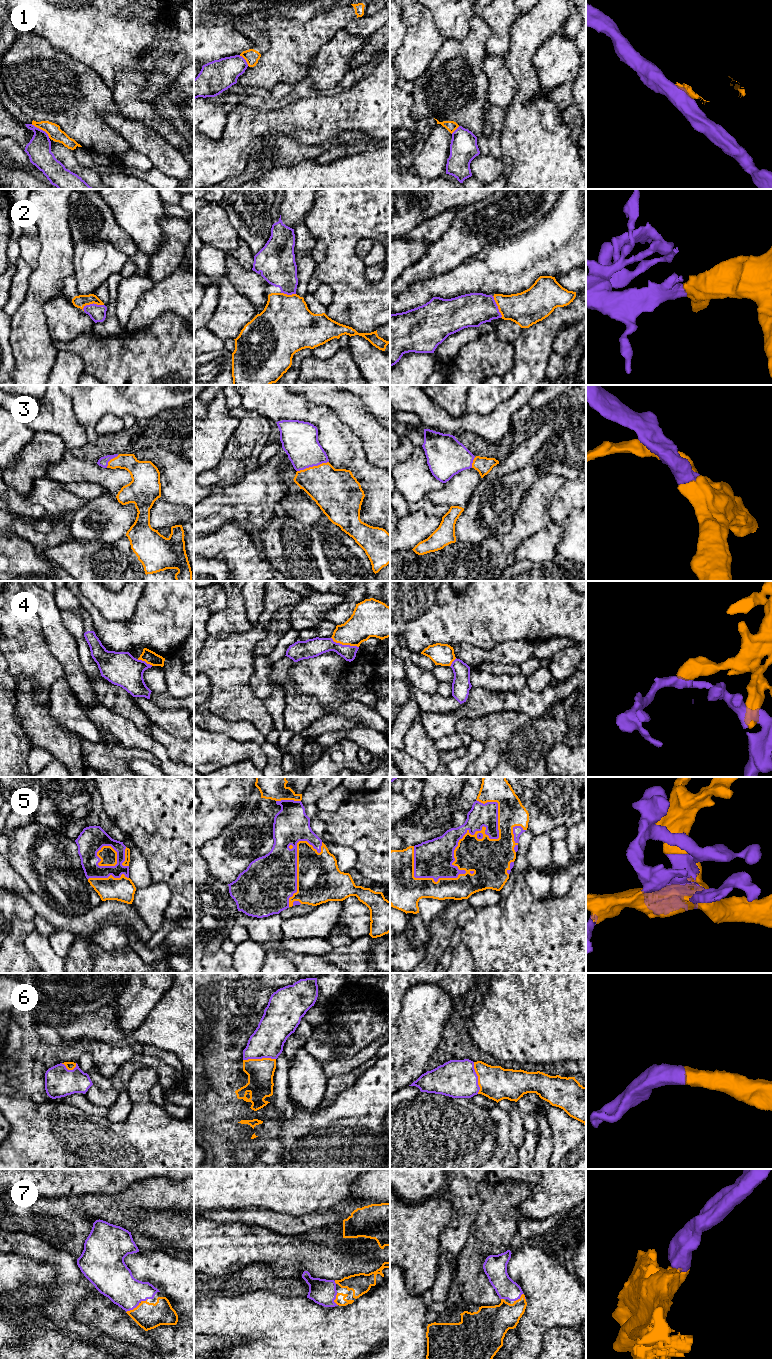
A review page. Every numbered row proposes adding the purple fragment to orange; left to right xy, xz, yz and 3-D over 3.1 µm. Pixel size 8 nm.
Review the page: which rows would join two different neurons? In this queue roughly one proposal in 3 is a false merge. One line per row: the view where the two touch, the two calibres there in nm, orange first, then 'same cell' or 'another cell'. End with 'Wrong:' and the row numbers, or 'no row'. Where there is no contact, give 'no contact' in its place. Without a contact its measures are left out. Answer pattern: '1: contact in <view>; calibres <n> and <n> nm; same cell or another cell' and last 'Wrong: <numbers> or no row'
1: contact in xy; calibres 120 and 190 nm; another cell
2: contact in xy; calibres 100 and 140 nm; same cell
3: contact in xz; calibres 340 and 300 nm; same cell
4: contact in xz; calibres 260 and 150 nm; another cell
5: contact in yz; calibres 300 and 300 nm; same cell
6: contact in xz; calibres 220 and 260 nm; same cell
7: contact in xy; calibres 220 and 280 nm; same cell
Wrong: 1, 4

